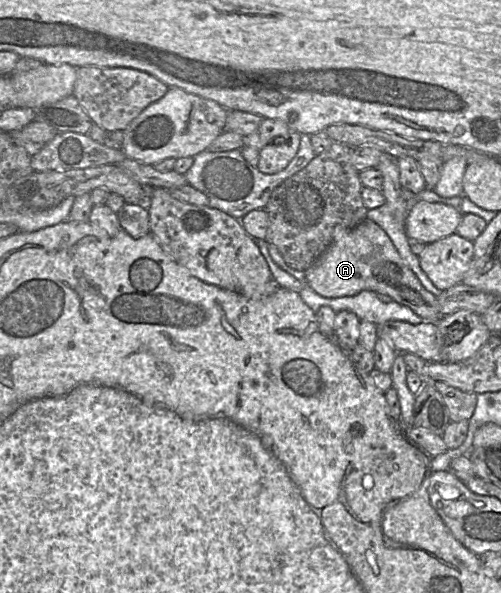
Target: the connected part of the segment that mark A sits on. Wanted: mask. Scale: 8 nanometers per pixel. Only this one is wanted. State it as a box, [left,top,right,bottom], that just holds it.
[304,219,443,322]

